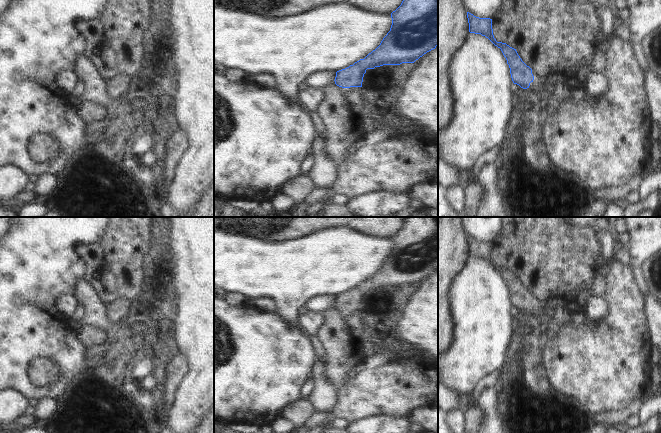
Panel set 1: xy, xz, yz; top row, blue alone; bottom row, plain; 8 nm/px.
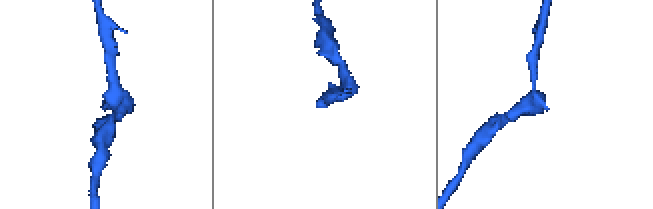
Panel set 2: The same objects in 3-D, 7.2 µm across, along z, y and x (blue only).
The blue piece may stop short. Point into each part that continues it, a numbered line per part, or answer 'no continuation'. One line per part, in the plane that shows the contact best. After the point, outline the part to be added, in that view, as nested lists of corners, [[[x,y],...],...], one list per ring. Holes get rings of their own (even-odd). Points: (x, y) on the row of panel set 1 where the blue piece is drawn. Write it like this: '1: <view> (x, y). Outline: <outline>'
1: yz (540, 87). Outline: [[[534,77],[532,88],[537,96],[540,96],[541,98],[545,98],[551,91],[549,85],[540,77]]]

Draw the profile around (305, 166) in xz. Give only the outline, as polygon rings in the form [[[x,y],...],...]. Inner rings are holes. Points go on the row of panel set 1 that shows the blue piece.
[[[310,150],[300,164],[299,175],[307,176],[307,174],[310,171],[312,165],[313,165],[313,156],[312,156],[312,151]]]

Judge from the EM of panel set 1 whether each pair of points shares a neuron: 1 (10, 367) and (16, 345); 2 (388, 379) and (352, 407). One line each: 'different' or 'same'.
1: same
2: same

